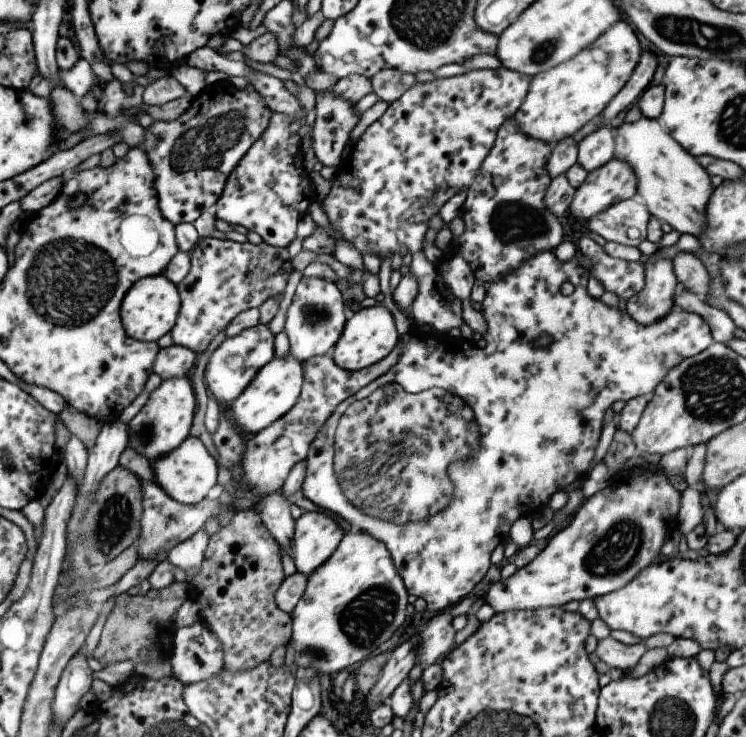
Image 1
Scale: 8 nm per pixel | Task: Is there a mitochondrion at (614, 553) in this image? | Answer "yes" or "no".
yes

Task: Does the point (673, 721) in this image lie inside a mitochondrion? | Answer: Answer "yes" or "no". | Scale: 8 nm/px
yes

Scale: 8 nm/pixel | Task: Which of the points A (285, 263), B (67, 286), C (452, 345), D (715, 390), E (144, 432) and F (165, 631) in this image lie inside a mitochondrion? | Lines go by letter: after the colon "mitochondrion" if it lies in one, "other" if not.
A: other
B: mitochondrion
C: other
D: mitochondrion
E: mitochondrion
F: other

